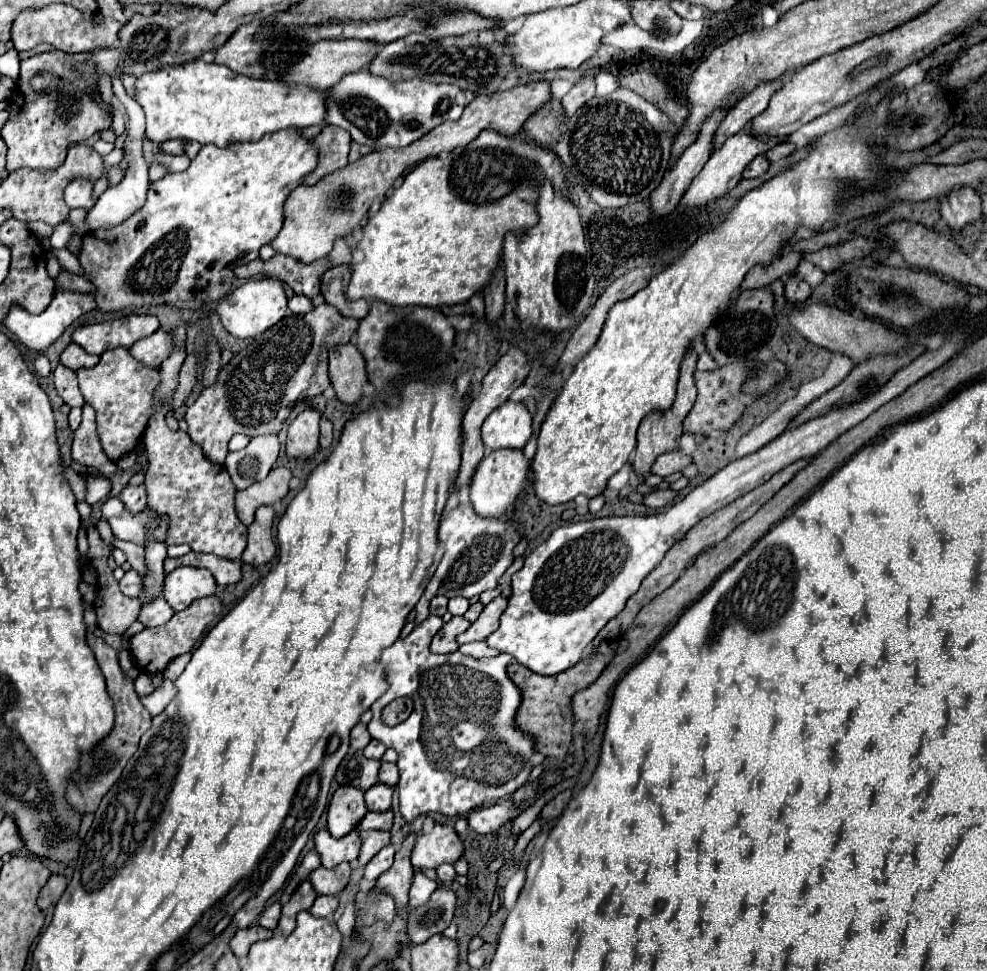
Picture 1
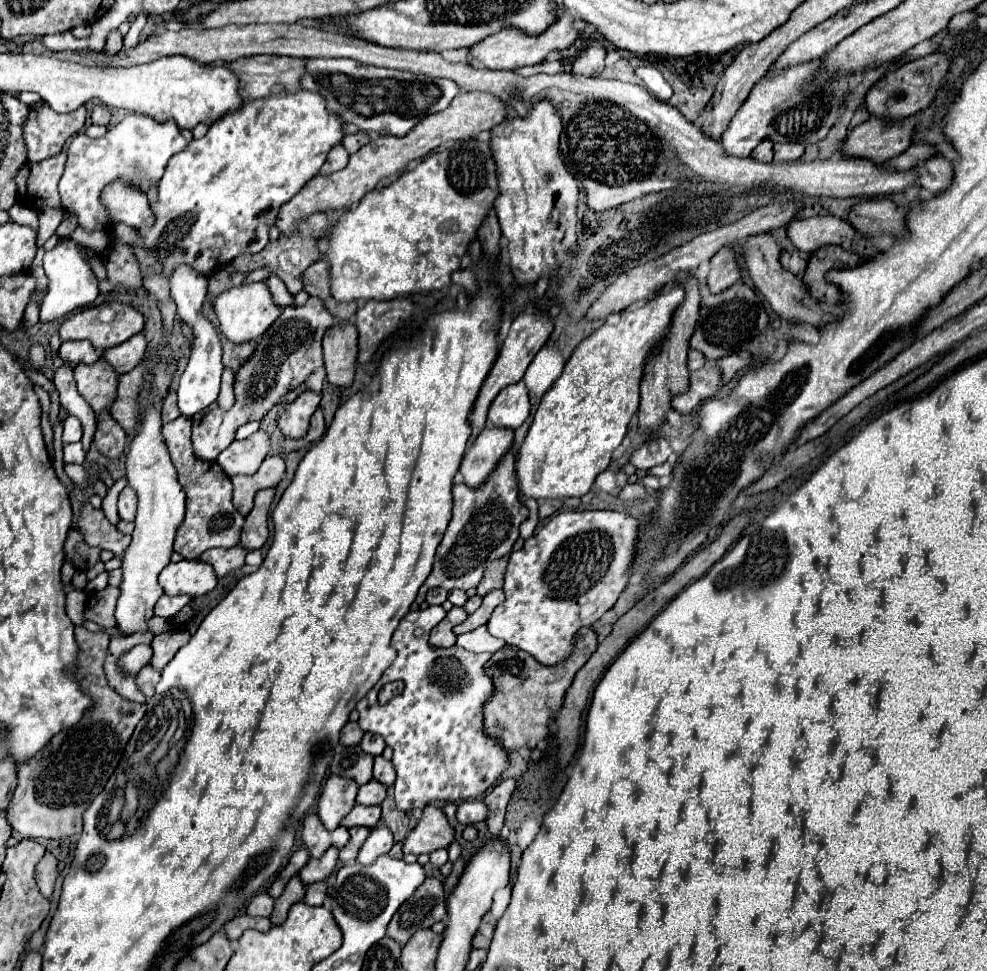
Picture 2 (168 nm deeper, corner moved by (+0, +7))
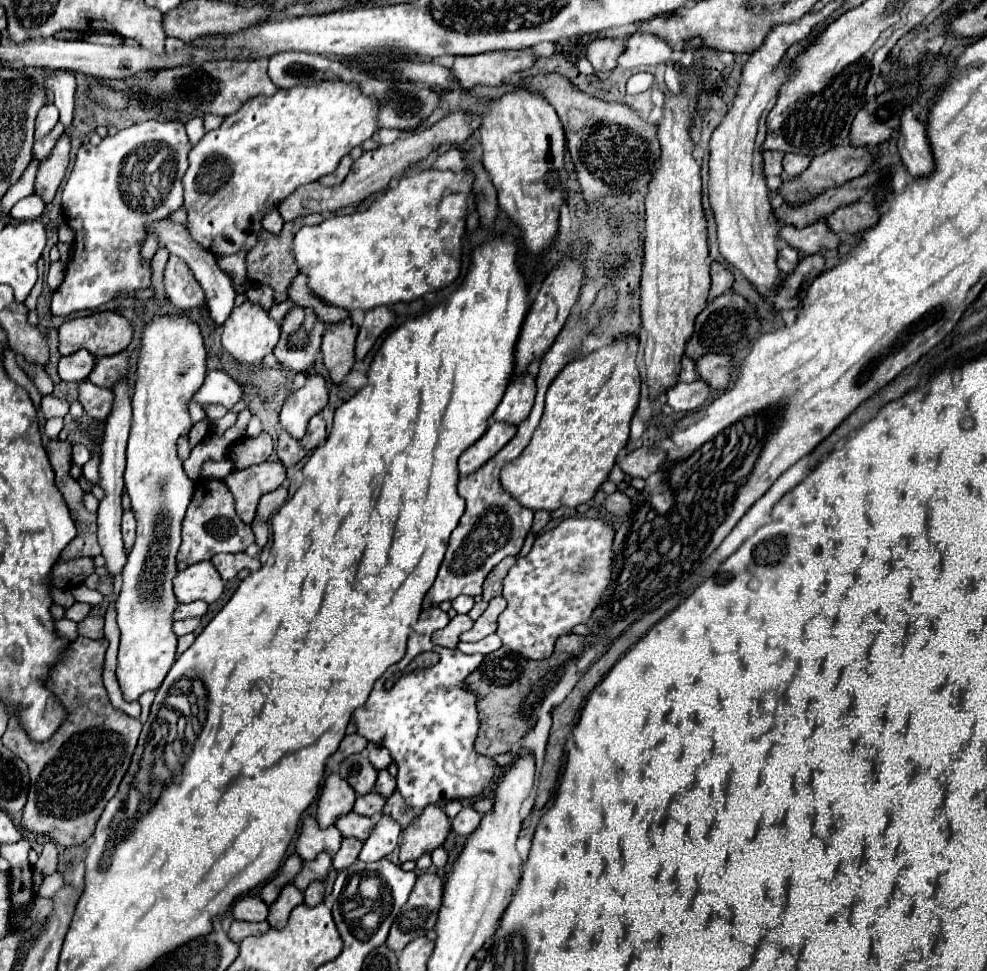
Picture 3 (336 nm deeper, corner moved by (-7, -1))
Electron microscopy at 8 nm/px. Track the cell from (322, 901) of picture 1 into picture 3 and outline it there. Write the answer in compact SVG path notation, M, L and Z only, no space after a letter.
M312 882L306 890L304 890L304 904L306 906L318 906L324 902L324 890L326 886L322 882Z

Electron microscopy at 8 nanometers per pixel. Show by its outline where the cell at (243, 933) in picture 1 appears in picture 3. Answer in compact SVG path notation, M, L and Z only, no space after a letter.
M234 920L230 930L228 930L228 936L232 942L240 944L246 936L262 936L270 930L270 924L268 922L242 922L242 920Z

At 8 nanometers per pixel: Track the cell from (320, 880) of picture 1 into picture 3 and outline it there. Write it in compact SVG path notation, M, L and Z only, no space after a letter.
M322 852L322 854L318 854L316 860L304 862L302 872L294 880L294 886L300 888L300 890L306 890L310 882L314 882L314 880L326 880L330 868L332 868L332 856L328 852Z

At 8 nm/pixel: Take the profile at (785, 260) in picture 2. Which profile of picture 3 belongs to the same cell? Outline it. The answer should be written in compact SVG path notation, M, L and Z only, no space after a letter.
M790 246L780 248L780 252L778 252L778 268L784 274L794 272L794 268L798 266L798 260L800 260L800 254L794 248L790 248Z

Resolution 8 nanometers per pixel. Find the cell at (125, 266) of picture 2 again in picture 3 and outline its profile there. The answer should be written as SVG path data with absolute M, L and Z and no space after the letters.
M148 236L146 238L146 242L144 242L144 246L142 246L142 260L144 262L150 262L150 258L156 254L156 250L158 250L158 242L156 242L156 238L154 236Z

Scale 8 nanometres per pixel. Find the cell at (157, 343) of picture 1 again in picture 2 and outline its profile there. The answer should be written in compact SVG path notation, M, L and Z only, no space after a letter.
M135 334L133 338L129 338L127 342L119 344L119 346L113 346L113 348L107 348L103 350L101 358L117 372L117 374L125 374L129 370L133 370L143 354L145 354L145 336L143 334Z

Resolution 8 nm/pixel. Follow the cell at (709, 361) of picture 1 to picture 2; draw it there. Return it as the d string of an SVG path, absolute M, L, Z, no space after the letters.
M689 350L689 356L687 356L687 370L689 370L689 372L699 370L703 364L705 364L705 356L703 356L701 352Z

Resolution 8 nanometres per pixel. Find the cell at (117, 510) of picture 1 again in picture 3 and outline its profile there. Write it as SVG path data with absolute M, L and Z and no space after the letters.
M92 456L92 458L82 466L86 480L90 480L92 484L98 484L98 480L100 480L100 476L98 476L98 466L100 466L100 458L98 458L98 456Z

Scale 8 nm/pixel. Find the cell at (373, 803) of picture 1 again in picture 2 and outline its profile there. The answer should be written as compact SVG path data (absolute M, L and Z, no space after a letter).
M371 780L367 782L365 786L359 786L359 794L357 794L357 804L363 804L363 806L375 806L375 804L381 804L385 800L385 786L379 784L377 780Z

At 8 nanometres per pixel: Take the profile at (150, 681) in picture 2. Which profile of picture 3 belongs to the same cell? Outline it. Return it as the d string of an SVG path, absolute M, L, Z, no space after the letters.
M150 690L150 692L144 692L144 694L138 698L138 702L140 702L140 706L142 706L142 716L140 716L142 722L148 718L148 712L150 712L150 706L152 706L154 696L156 696L156 690Z

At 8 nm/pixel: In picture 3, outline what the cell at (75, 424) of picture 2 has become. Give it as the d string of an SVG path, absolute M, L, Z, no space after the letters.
M74 444L72 446L72 462L78 466L84 466L90 460L90 450L84 444Z

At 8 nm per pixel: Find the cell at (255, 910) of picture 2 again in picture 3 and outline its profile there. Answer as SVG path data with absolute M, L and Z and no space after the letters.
M244 896L232 906L232 916L246 922L264 922L268 916L268 904L254 896Z

